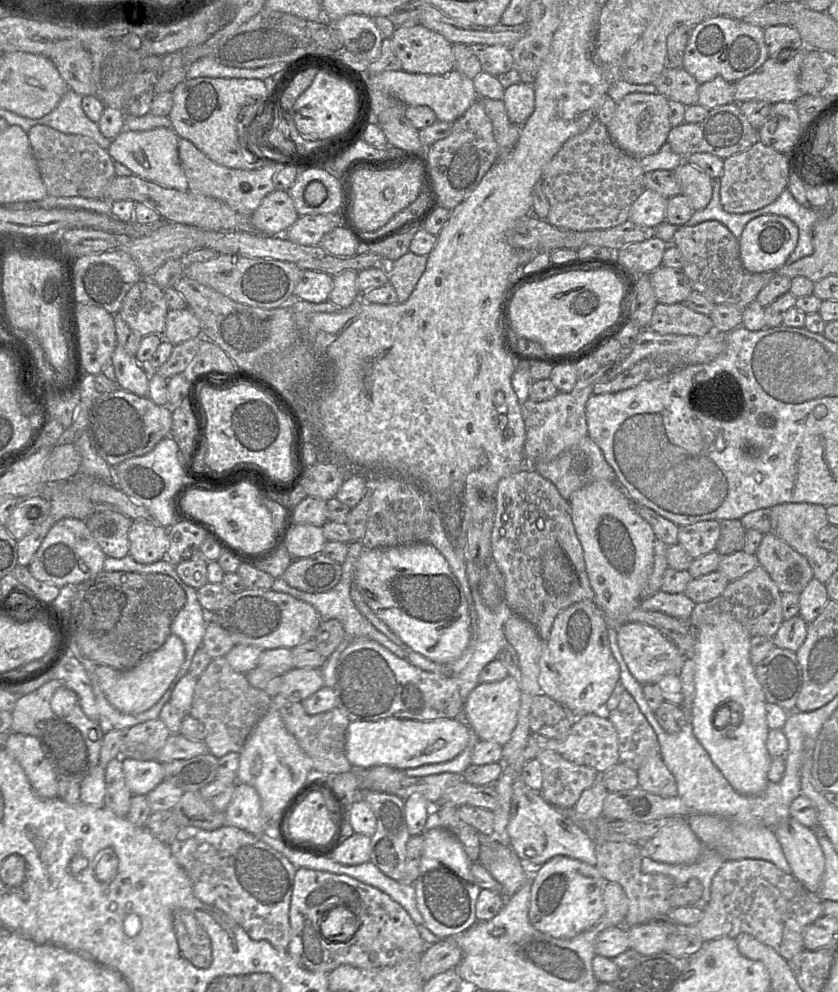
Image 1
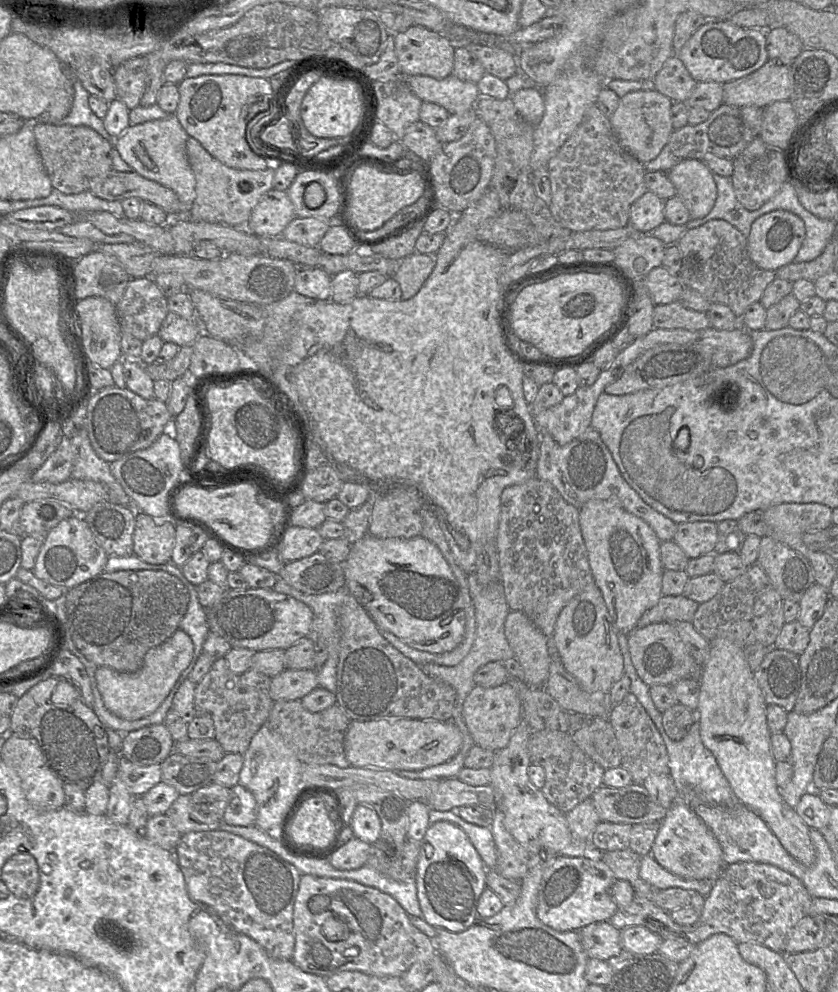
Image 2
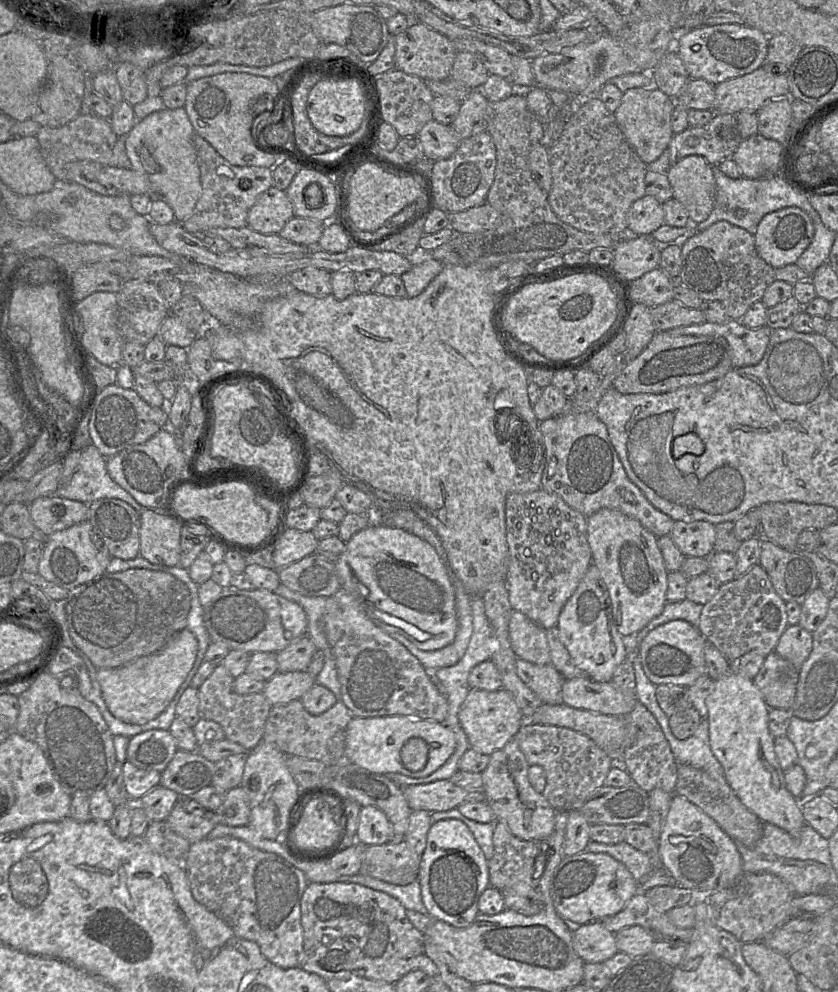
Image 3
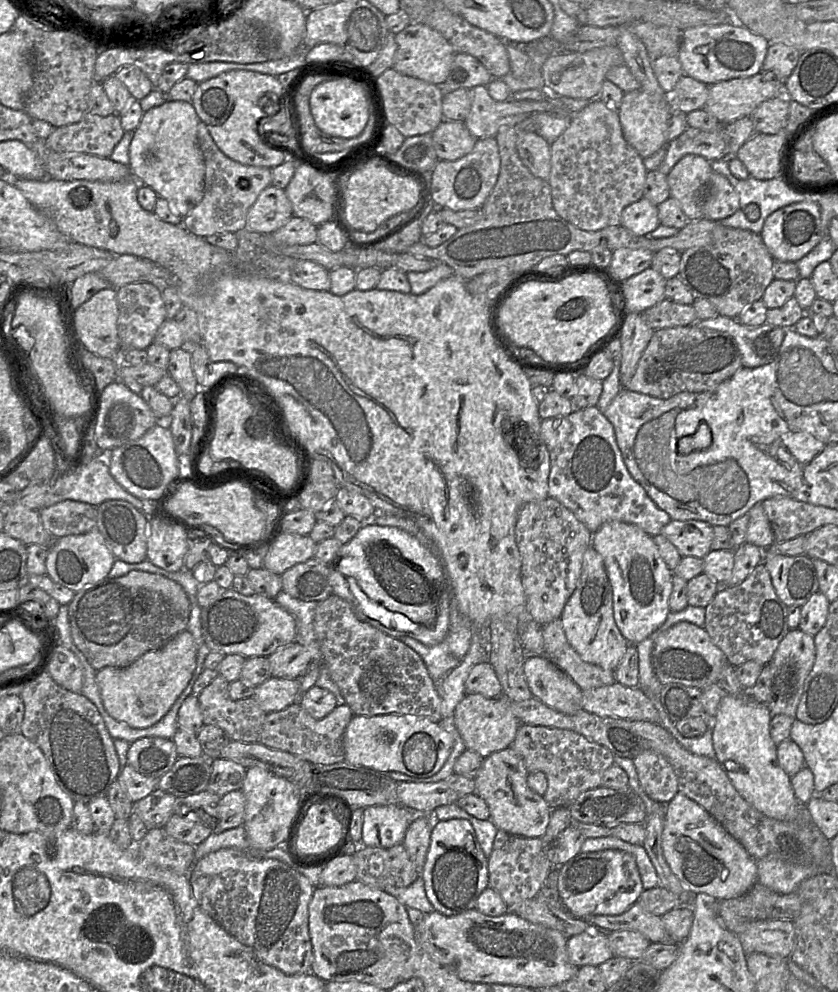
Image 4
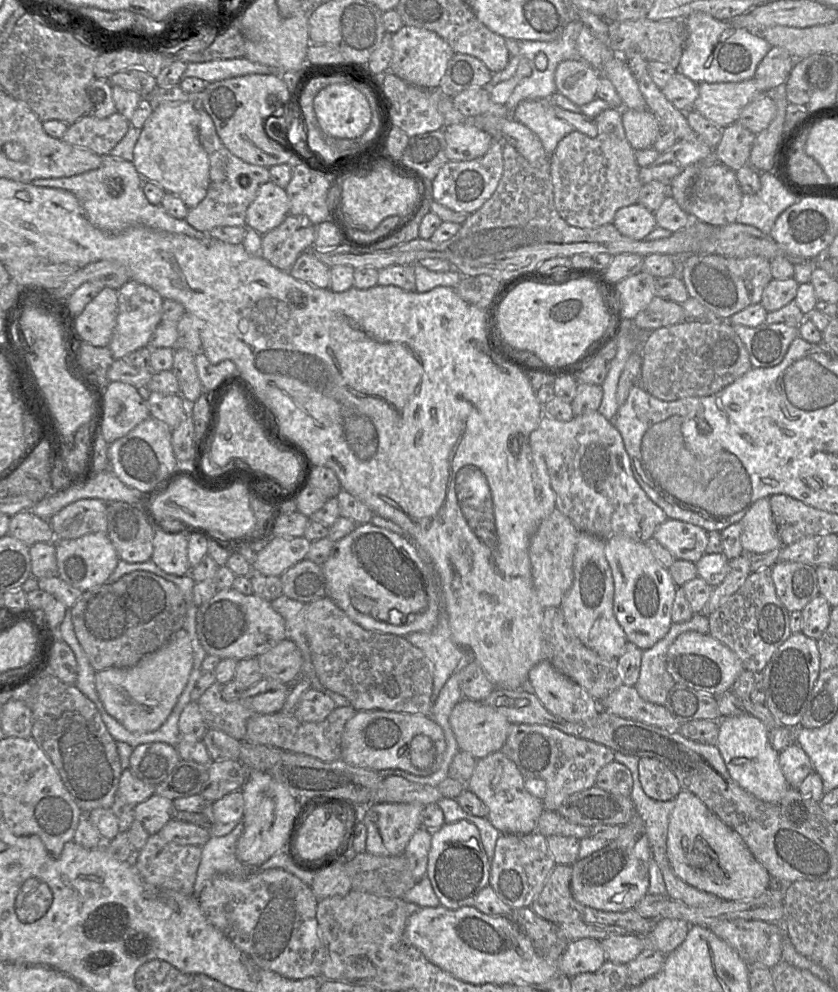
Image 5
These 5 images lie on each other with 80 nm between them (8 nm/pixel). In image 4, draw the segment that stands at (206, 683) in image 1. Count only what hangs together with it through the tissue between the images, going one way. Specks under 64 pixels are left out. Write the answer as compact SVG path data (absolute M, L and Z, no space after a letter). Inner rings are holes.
M221 675L203 689L198 696L204 724L218 726L231 740L254 743L259 742L262 725L267 715L253 697L233 700L229 696L229 682Z

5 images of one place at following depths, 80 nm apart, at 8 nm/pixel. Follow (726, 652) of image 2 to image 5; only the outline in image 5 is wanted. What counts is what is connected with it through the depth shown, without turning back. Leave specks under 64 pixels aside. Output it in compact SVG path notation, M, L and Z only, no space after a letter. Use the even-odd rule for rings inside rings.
M746 713L723 717L719 722L717 748L732 779L756 798L777 803L785 795L790 785L779 765L779 752L769 740L769 729L756 717Z

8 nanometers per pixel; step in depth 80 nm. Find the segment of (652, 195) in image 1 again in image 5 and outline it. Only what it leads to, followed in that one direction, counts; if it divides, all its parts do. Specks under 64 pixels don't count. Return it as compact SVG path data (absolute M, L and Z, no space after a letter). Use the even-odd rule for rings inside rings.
M639 203L620 208L612 223L621 234L635 240L645 239L657 227L654 212Z

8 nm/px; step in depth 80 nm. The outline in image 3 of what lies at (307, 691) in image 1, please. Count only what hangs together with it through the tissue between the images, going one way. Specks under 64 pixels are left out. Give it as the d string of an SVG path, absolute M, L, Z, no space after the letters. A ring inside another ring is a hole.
M307 670L278 672L270 678L262 691L273 705L286 704L300 698L316 683Z

